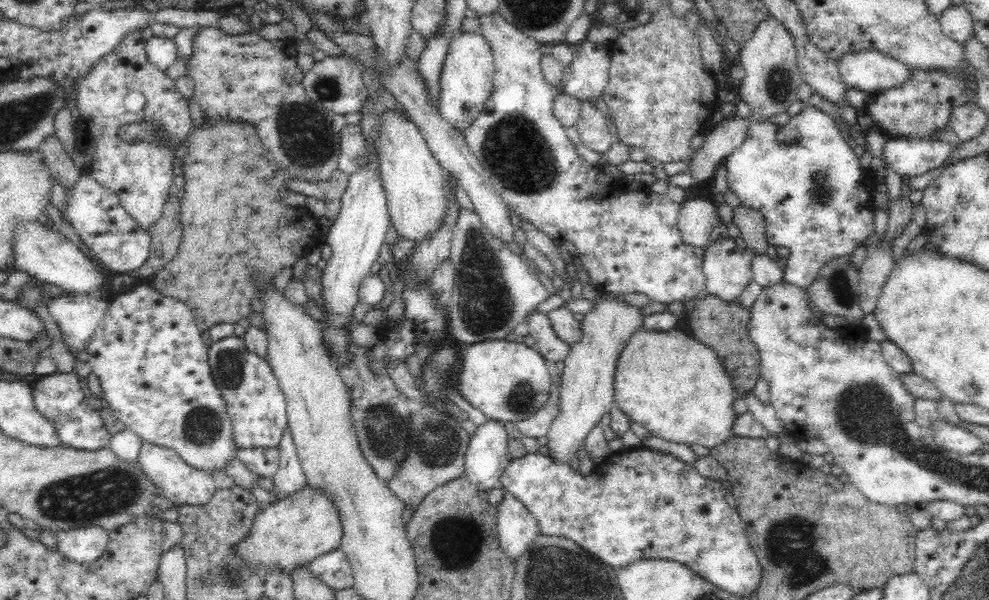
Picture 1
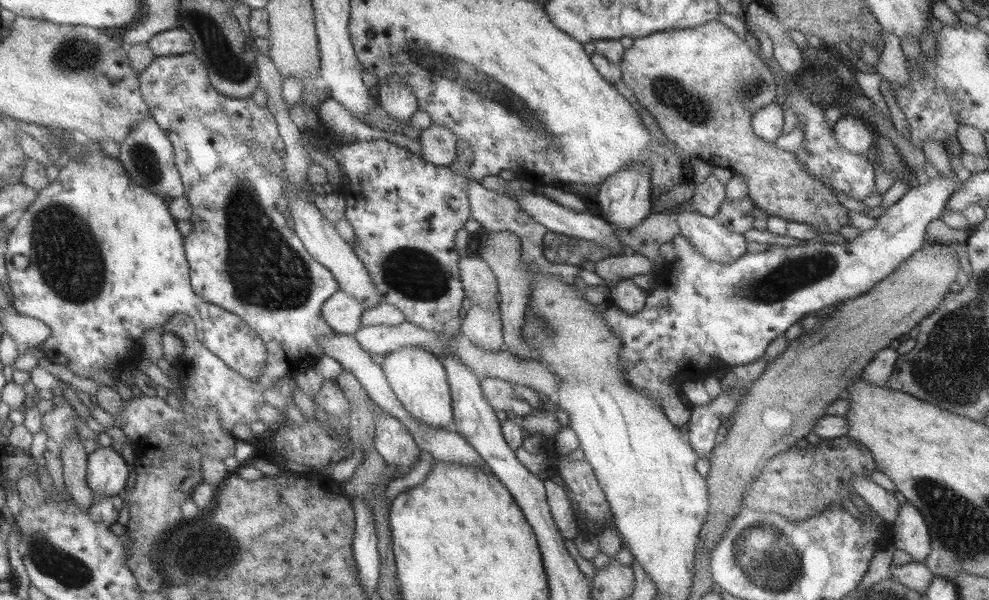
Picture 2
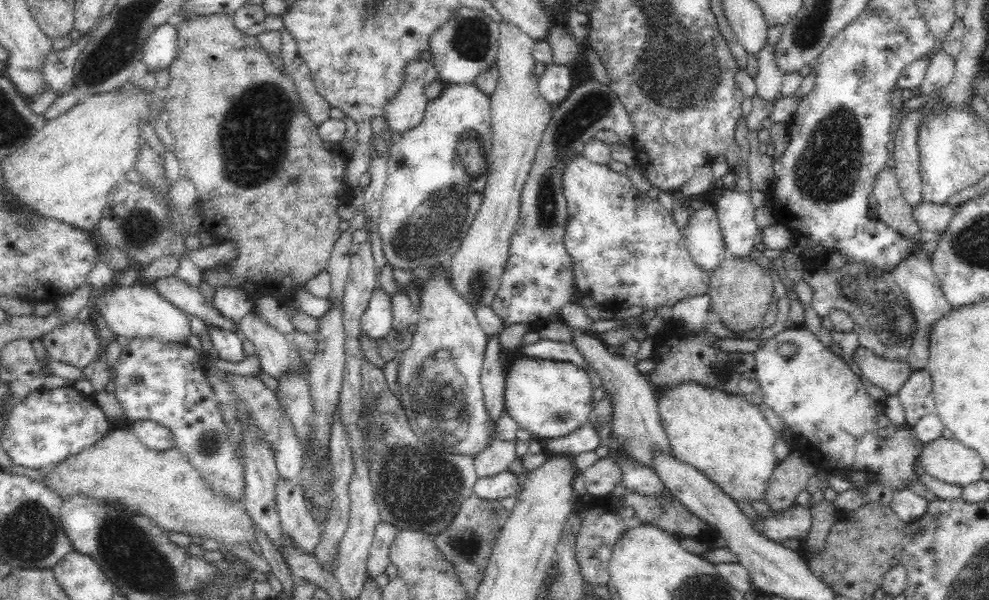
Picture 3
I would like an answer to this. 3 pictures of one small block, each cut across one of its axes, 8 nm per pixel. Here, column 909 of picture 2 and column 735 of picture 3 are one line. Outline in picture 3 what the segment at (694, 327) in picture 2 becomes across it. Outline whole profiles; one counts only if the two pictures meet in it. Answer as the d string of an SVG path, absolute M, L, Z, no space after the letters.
M725 189L716 198L716 214L727 253L744 258L750 256L754 236L758 231L754 221L754 211L751 190Z

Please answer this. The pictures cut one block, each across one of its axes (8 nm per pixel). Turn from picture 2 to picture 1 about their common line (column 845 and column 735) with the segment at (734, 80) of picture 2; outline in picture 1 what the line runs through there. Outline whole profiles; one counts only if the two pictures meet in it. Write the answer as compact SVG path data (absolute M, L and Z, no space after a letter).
M744 205L738 206L734 209L733 224L740 228L739 238L744 246L753 248L756 251L755 255L766 253L769 244L766 238L765 220L760 211Z

